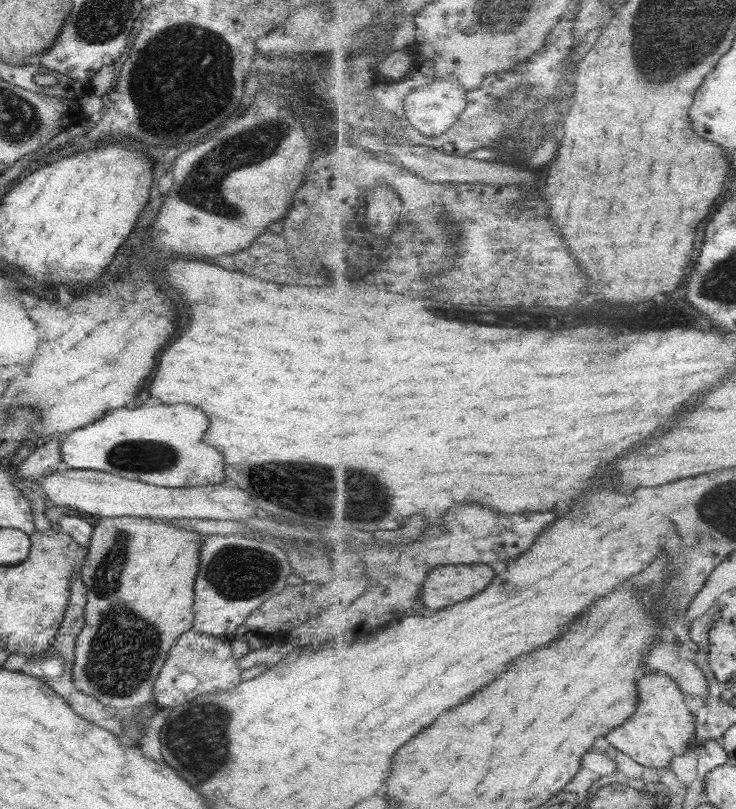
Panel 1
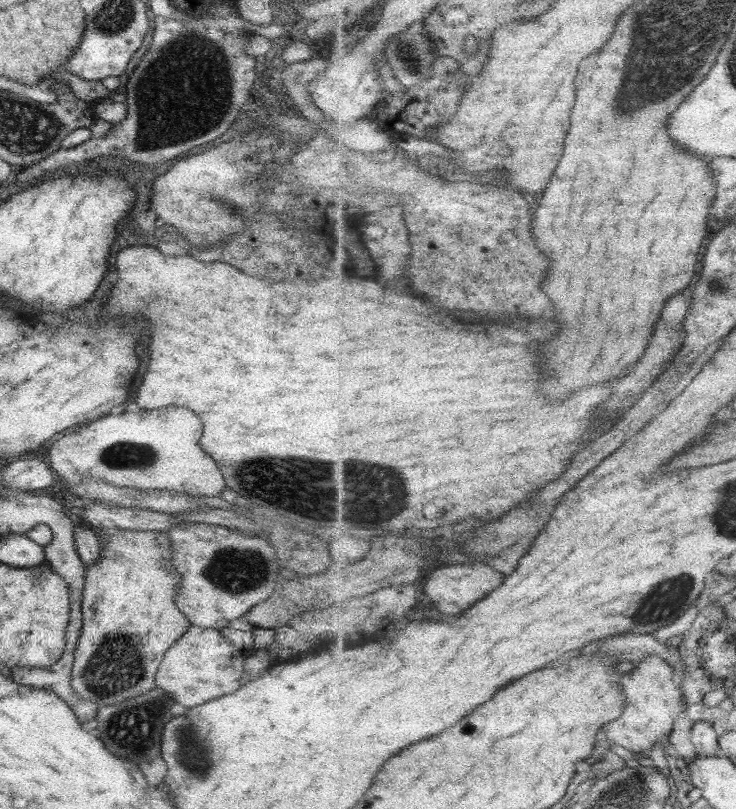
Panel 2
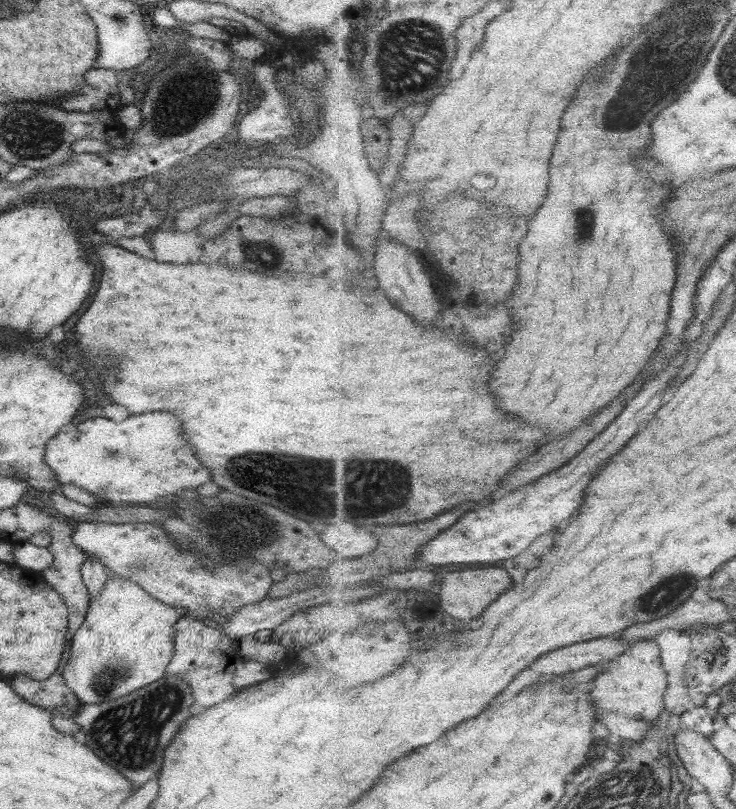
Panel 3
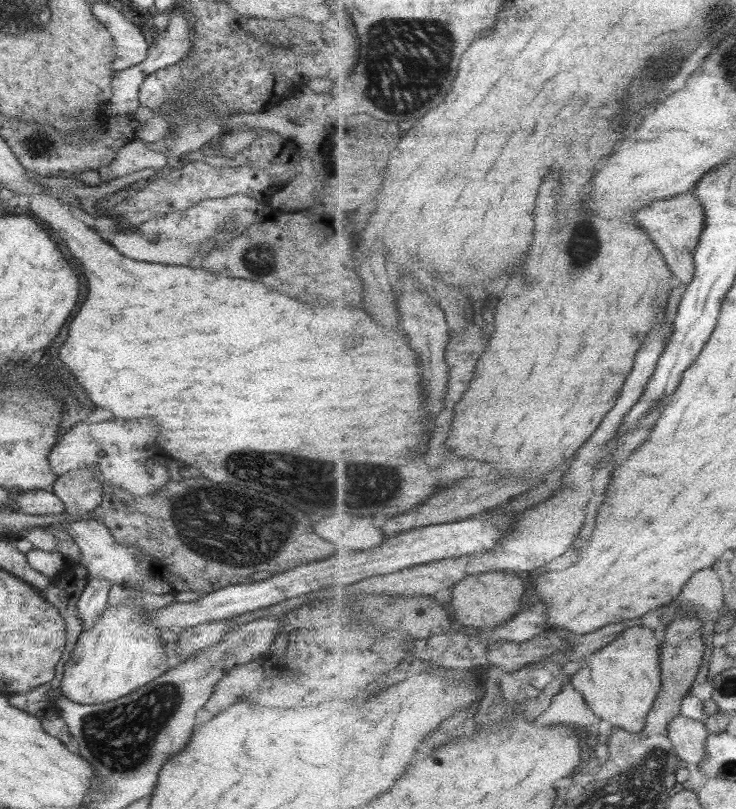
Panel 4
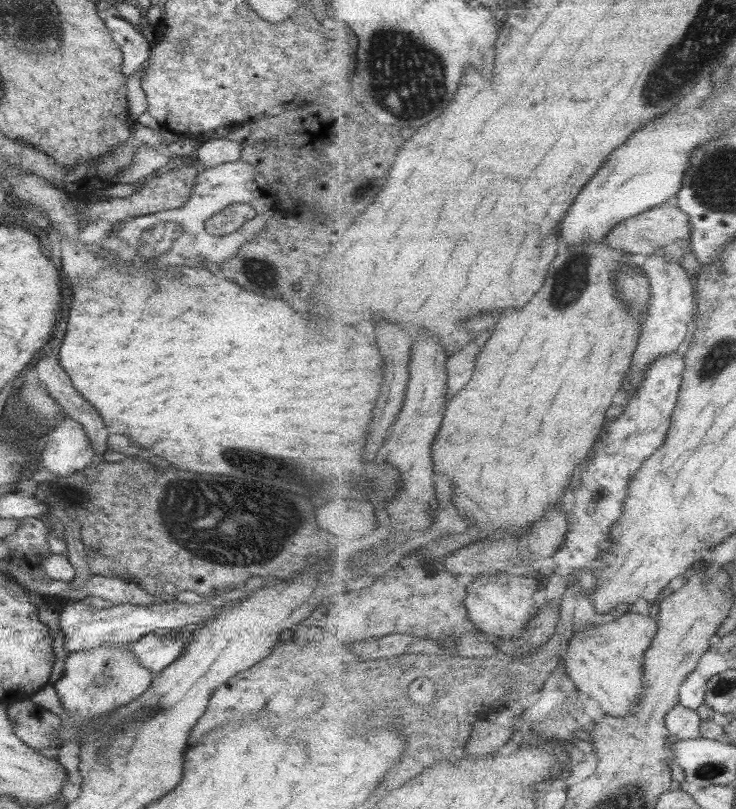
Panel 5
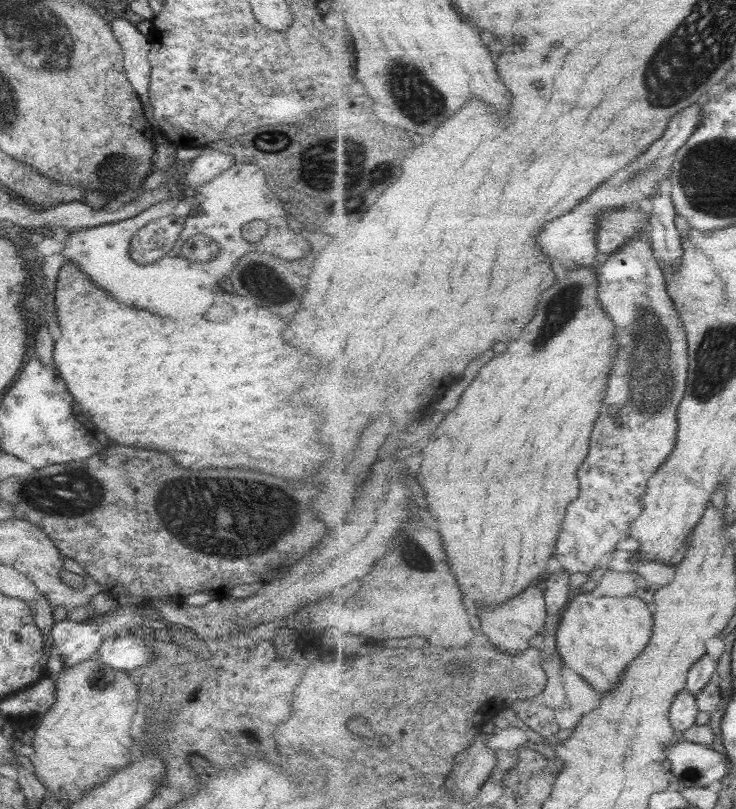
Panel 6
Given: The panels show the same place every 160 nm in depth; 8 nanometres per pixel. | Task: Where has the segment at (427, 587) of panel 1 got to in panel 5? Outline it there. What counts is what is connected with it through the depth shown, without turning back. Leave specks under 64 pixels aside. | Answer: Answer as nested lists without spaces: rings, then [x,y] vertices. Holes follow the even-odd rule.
[[[499,571],[481,574],[467,585],[465,604],[468,617],[474,626],[487,636],[498,636],[505,640],[519,638],[538,611],[533,594],[537,581],[528,571]]]

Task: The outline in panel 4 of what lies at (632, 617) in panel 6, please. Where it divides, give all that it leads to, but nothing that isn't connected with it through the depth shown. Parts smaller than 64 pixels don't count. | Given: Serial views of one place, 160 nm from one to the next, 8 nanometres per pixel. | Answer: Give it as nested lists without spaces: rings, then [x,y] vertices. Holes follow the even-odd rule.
[[[634,626],[598,650],[574,675],[570,684],[584,697],[595,715],[608,724],[639,734],[648,723],[649,712],[664,687],[661,642],[653,630]]]

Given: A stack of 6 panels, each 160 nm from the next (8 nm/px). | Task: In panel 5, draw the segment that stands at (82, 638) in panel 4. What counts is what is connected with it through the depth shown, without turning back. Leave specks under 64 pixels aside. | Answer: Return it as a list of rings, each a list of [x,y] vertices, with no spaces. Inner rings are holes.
[[[128,643],[71,652],[65,657],[62,672],[61,678],[52,685],[57,693],[59,705],[65,711],[65,718],[54,732],[61,745],[78,744],[76,730],[81,725],[93,720],[93,717],[101,717],[105,713],[111,713],[111,710],[135,701],[135,698],[145,692],[154,678],[134,659],[128,649]]]

